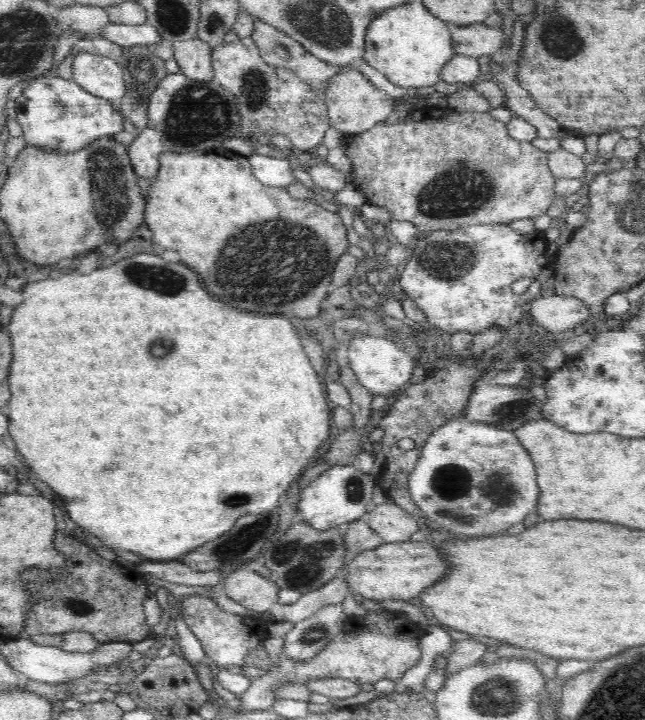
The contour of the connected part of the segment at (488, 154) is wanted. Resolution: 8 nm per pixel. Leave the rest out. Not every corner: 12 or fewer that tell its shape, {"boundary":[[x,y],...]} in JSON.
{"boundary":[[416,105],[343,149],[418,234],[546,214],[548,153]]}

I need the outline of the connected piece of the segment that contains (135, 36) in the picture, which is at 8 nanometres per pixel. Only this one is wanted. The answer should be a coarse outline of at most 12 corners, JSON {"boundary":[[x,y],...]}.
{"boundary":[[108,23],[98,37],[122,47],[163,39],[153,26]]}

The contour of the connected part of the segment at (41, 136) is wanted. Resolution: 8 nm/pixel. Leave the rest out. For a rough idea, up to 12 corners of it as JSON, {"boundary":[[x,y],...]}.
{"boundary":[[49,74],[14,118],[26,144],[71,153],[124,130],[116,103]]}

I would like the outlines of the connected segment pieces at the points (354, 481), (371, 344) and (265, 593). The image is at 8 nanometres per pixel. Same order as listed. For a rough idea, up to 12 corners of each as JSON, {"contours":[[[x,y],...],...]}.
{"contours":[[[352,464],[323,471],[297,510],[317,530],[372,509],[375,479]],[[355,336],[348,367],[375,395],[410,385],[412,357],[384,337]],[[246,568],[224,574],[223,594],[255,612],[279,605],[281,589]]]}

